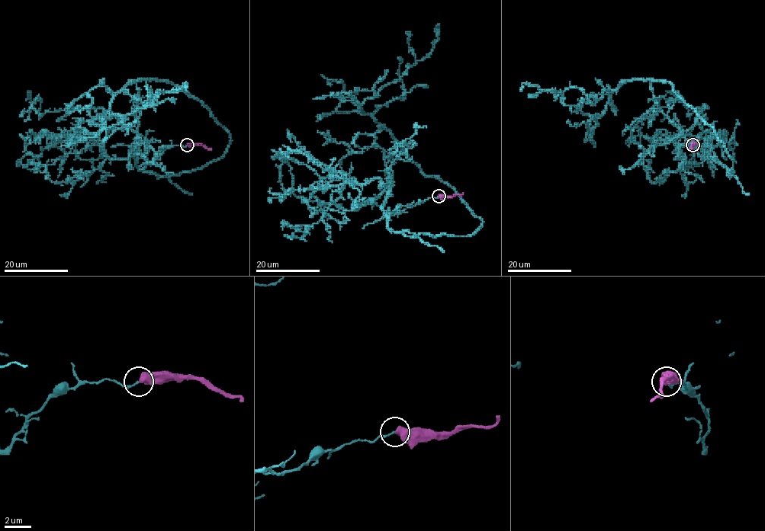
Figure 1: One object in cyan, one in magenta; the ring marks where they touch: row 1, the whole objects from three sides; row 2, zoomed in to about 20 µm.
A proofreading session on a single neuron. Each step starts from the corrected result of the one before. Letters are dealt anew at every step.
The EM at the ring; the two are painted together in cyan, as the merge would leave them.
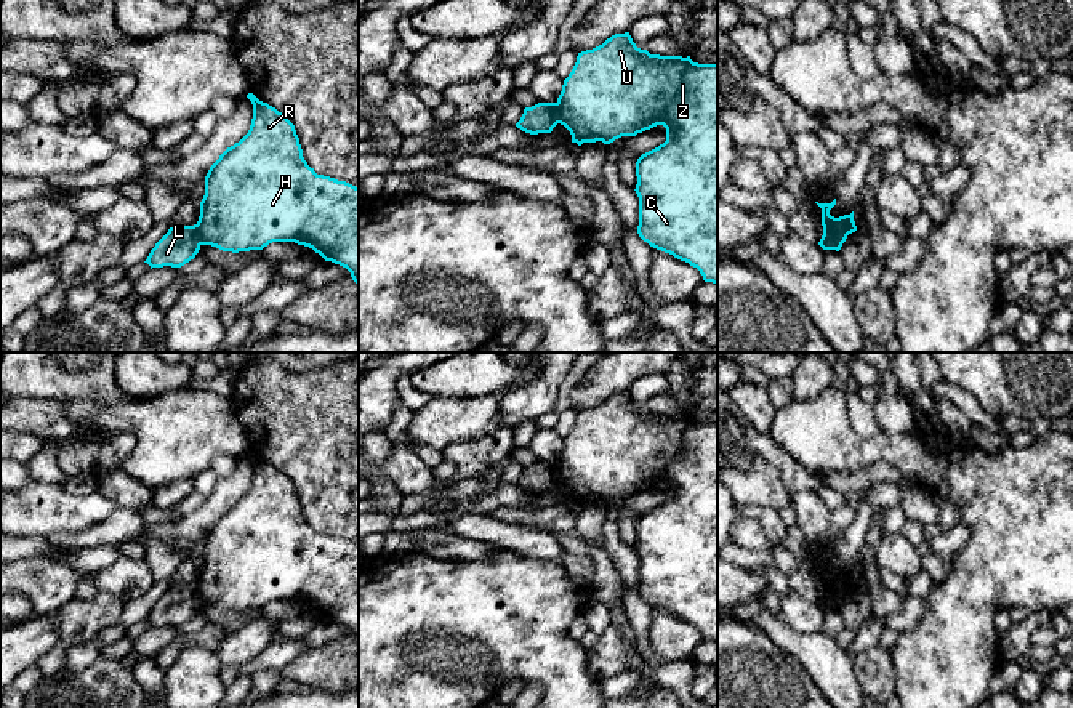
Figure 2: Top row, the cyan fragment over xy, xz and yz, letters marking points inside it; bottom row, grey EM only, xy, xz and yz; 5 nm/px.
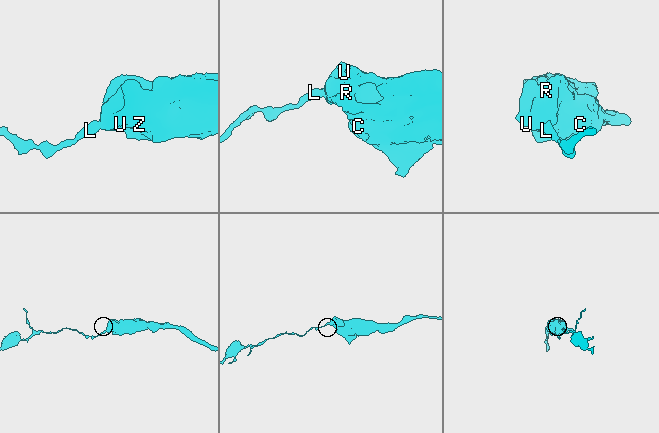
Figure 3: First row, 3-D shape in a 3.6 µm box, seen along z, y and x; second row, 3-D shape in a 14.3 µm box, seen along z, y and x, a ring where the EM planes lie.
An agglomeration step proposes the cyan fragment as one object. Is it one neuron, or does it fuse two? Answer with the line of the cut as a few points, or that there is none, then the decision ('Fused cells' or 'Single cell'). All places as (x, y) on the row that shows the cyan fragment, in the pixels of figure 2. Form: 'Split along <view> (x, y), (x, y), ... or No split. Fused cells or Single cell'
Split along yz (846, 234), (835, 236), (827, 249). Fused cells

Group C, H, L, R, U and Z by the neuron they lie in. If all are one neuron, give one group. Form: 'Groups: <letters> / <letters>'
Groups: C H R U Z / L

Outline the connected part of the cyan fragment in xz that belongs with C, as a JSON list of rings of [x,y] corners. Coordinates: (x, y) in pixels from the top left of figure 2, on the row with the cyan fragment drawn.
[[[629,32],[615,34],[602,45],[578,53],[556,104],[559,123],[578,146],[596,141],[610,144],[657,125],[666,128],[666,141],[636,162],[637,234],[650,247],[697,268],[705,282],[717,285],[717,64],[698,64],[690,56],[650,54],[636,46]]]

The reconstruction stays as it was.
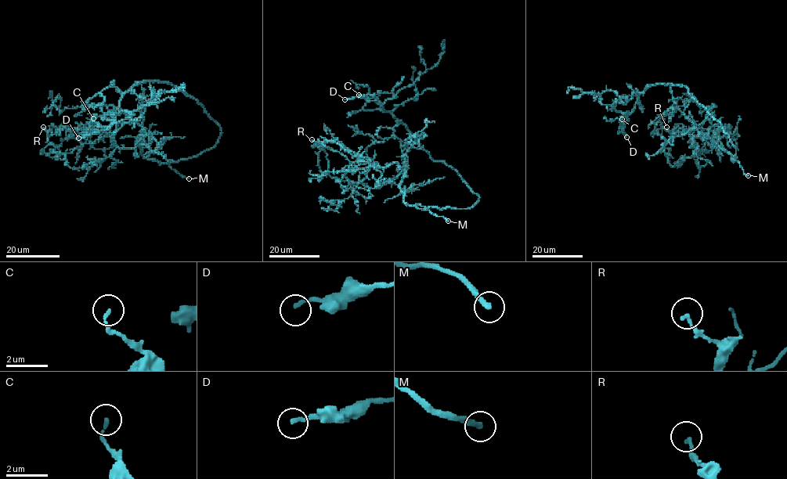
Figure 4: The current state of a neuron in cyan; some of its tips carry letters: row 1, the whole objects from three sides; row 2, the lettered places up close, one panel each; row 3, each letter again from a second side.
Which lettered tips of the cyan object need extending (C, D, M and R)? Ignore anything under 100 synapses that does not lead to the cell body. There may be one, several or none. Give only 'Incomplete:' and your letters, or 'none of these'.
Incomplete: M

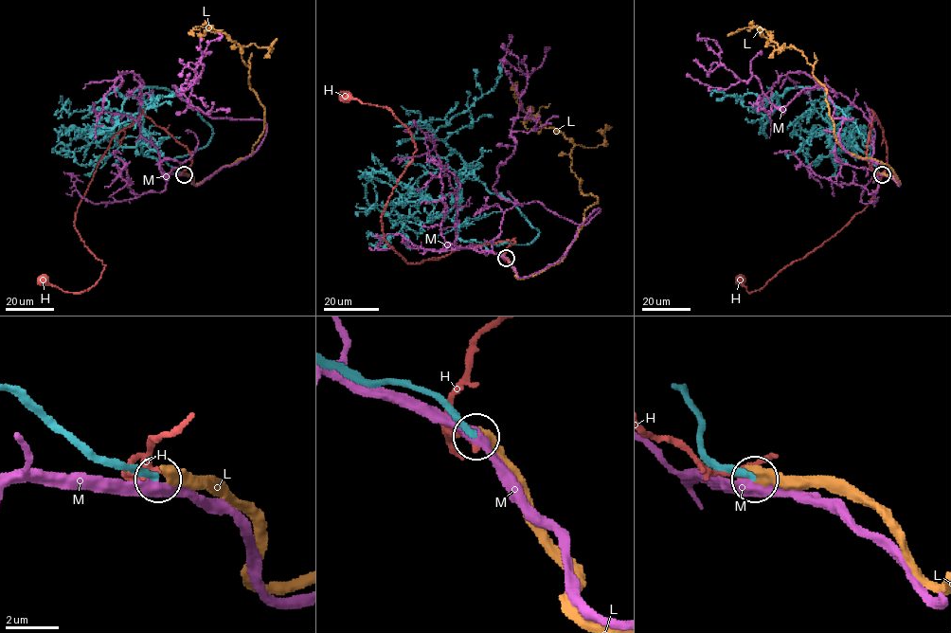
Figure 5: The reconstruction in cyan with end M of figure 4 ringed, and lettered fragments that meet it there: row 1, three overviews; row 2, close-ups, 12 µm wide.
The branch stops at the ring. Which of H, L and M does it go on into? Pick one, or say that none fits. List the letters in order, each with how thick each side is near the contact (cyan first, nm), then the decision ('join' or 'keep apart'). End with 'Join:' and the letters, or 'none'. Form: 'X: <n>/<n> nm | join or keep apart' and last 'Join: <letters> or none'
H: 360/280 nm | keep apart
L: 280/360 nm | keep apart
M: 320/420 nm | keep apart
Join: none

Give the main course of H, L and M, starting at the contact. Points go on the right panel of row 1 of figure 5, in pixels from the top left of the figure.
H: (880, 173), (867, 160), (873, 114), (884, 130), (887, 159), (869, 205), (760, 289), (747, 291), (739, 279)
L: (882, 173), (900, 184), (889, 167), (835, 140), (827, 91), (800, 51), (779, 46), (760, 27), (727, 35)
M: (882, 173), (899, 184), (840, 143), (852, 119), (833, 117), (820, 86), (776, 108), (699, 33)

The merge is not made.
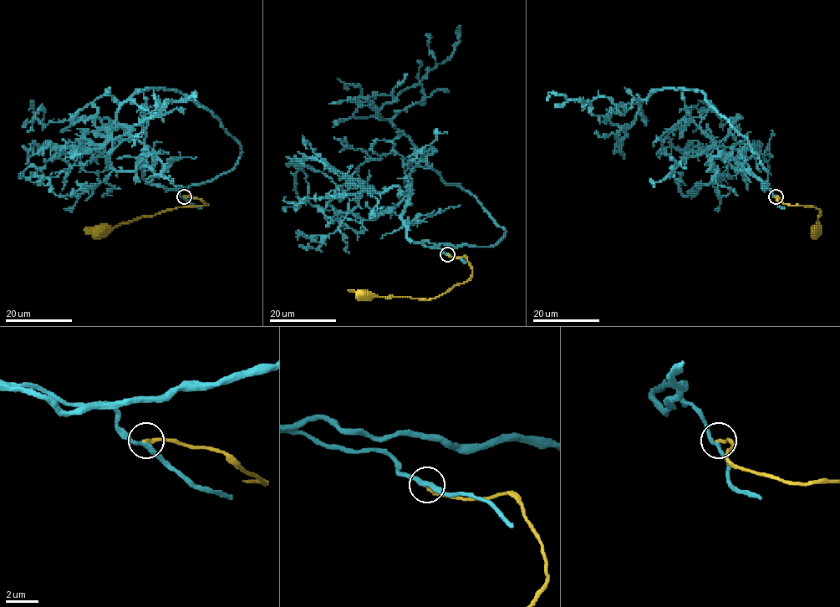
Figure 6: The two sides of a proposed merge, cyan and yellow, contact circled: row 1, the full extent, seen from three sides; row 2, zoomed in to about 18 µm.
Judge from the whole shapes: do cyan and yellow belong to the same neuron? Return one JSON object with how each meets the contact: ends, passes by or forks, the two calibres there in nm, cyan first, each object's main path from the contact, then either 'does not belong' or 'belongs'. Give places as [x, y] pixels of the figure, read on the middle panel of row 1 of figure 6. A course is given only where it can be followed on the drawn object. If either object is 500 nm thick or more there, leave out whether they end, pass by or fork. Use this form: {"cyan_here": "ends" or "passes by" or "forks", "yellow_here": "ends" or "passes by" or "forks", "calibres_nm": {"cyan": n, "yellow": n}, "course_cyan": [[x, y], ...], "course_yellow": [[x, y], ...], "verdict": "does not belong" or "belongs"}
{"cyan_here": "passes by", "yellow_here": "ends", "calibres_nm": {"cyan": 260, "yellow": 240}, "course_cyan": [[447, 254], [422, 242], [492, 246], [505, 231], [473, 196], [446, 184], [379, 114], [451, 56], [459, 25]], "course_yellow": [[447, 254], [466, 258], [471, 267], [471, 276], [441, 294], [428, 299], [364, 295]], "verdict": "does not belong"}

